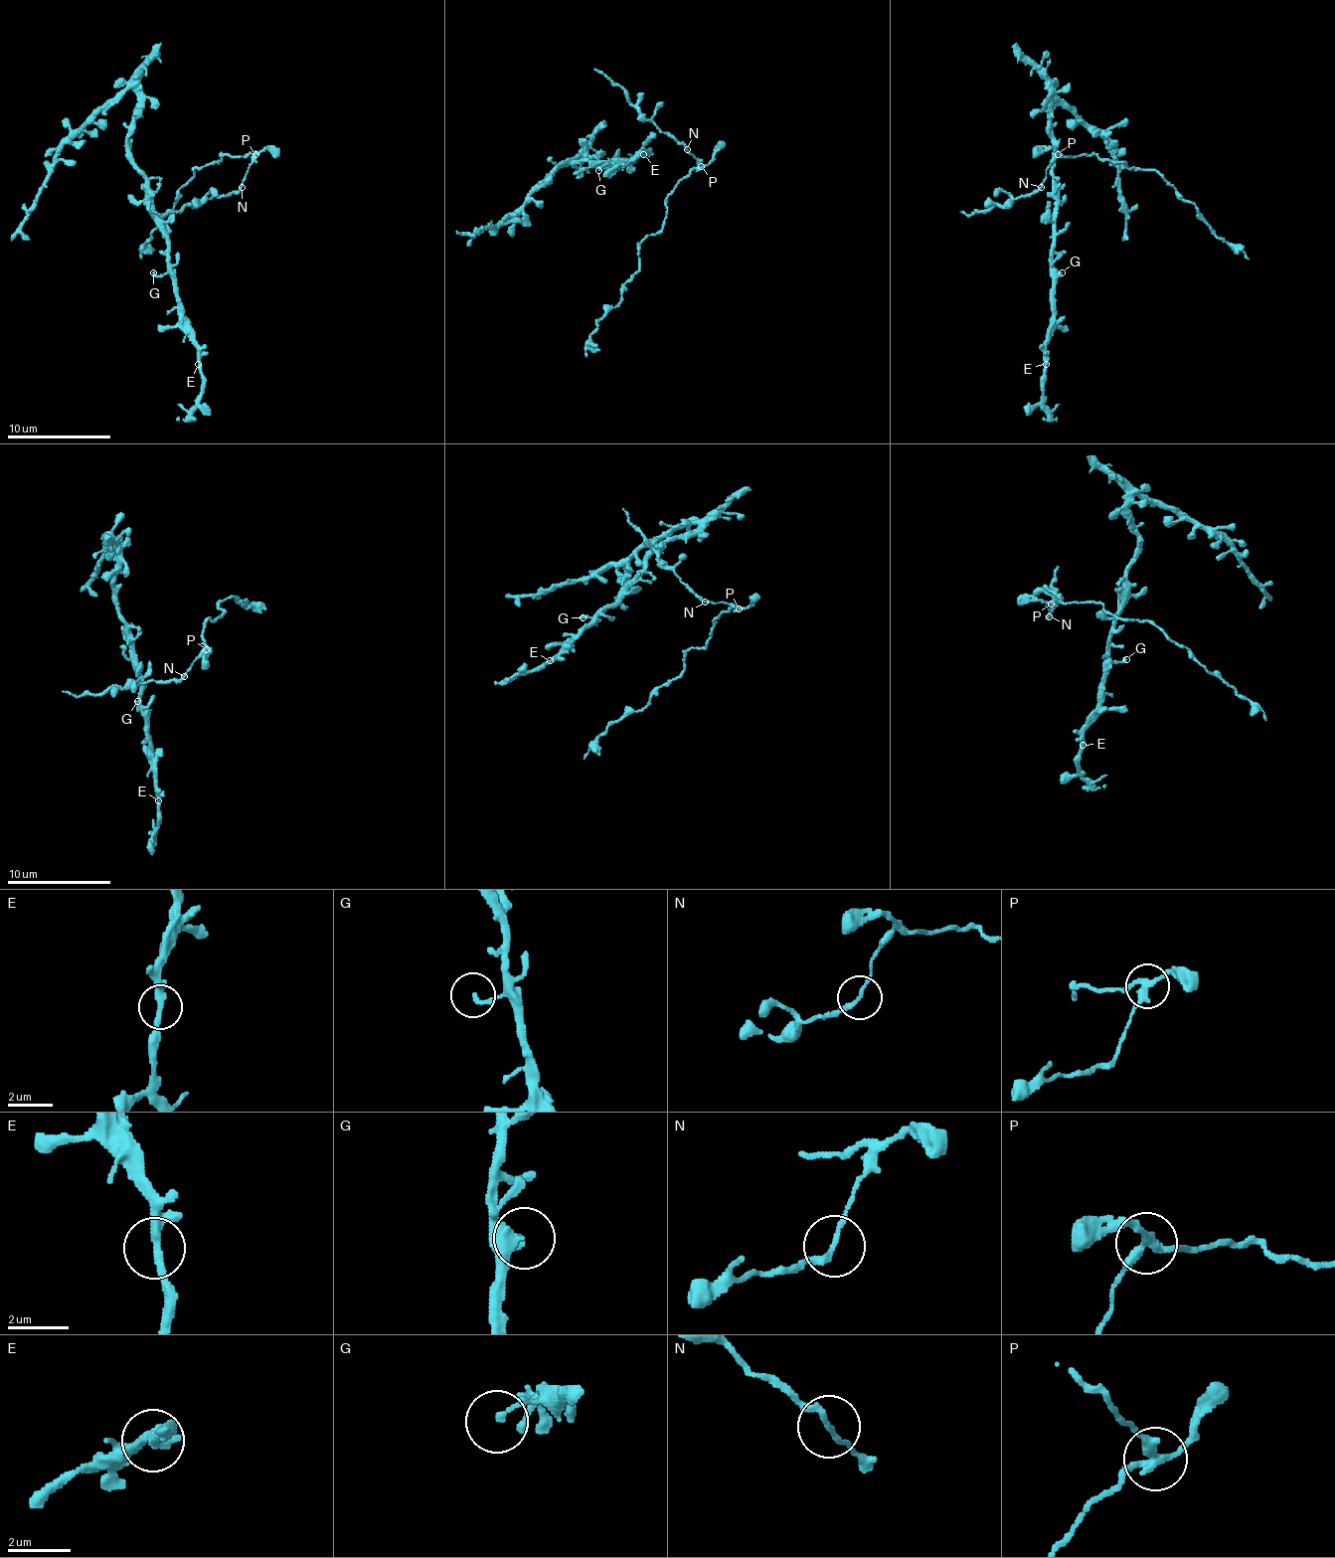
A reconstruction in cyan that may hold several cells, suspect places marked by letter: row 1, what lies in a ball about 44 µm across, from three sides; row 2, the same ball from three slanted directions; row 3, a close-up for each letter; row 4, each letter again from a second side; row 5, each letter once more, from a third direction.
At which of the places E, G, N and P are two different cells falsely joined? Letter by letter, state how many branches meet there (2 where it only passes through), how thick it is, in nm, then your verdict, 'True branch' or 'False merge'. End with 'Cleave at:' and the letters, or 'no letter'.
E: Branches: 3. Thickness 240 nm. True branch
G: Branches: 1. Thickness 200 nm. True branch
N: Branches: 2. Thickness 170 nm. False merge
P: Branches: 3. Thickness 260 nm. False merge
Cleave at: N, P

